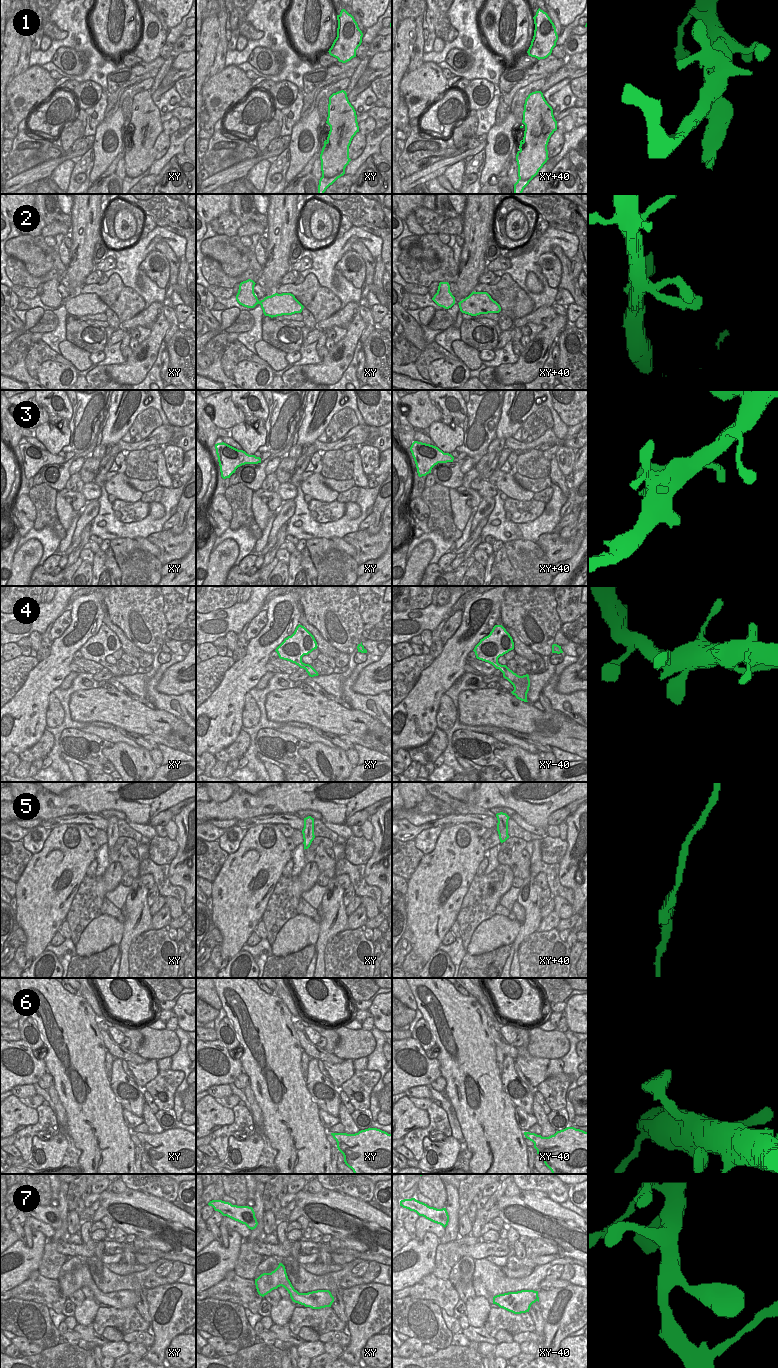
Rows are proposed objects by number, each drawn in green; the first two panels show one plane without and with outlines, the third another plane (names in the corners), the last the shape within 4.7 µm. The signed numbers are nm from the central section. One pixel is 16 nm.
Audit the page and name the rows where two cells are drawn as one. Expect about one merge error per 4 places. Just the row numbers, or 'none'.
1

